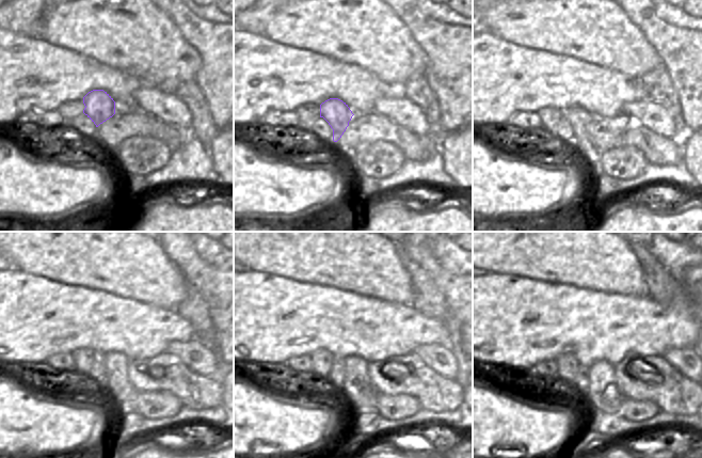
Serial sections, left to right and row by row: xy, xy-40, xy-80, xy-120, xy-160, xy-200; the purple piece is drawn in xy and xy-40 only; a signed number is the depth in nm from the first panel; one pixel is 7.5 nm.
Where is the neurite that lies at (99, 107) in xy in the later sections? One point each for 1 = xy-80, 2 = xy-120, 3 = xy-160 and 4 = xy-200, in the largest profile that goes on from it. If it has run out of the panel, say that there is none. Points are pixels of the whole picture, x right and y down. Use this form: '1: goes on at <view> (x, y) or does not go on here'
1: goes on at xy-80 (581, 122)
2: goes on at xy-120 (117, 385)
3: goes on at xy-160 (359, 390)
4: goes on at xy-200 (603, 395)

